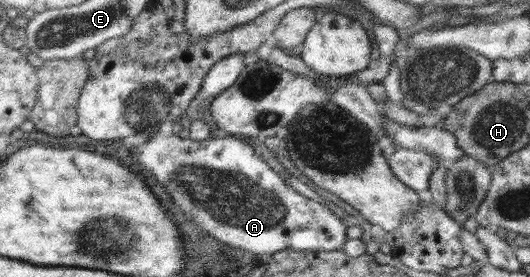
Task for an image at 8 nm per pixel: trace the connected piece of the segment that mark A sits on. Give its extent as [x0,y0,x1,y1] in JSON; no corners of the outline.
[131,134,346,255]

